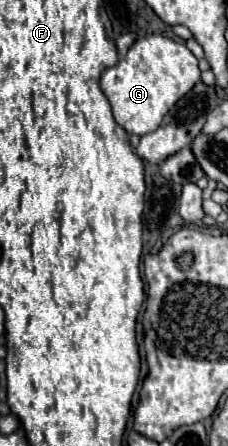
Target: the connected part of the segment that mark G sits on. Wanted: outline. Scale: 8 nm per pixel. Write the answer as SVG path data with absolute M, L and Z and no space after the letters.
M151 34L135 40L127 56L103 72L101 90L111 102L115 122L127 134L143 136L159 128L163 116L199 82L199 76L197 58L183 42Z

